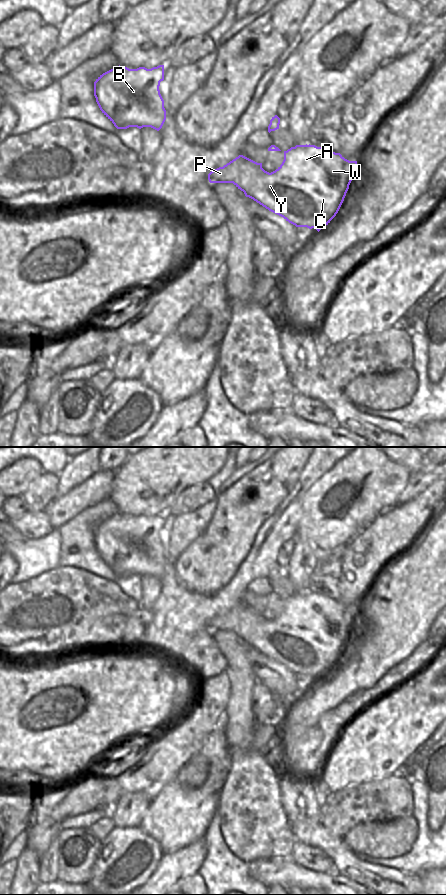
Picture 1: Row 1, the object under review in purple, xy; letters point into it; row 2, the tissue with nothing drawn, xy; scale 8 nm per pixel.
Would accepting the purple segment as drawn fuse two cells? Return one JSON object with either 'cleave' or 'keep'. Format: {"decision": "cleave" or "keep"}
{"decision": "keep"}

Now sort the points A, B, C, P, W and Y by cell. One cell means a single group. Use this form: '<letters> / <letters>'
A B C P W Y

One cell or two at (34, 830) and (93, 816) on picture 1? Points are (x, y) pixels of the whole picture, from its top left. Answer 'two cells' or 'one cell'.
two cells

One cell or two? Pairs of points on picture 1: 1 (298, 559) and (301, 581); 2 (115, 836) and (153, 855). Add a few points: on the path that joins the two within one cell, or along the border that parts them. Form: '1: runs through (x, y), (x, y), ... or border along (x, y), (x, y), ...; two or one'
1: runs through (300, 564), (300, 576); one
2: runs through (124, 840), (137, 853), (144, 853); one

